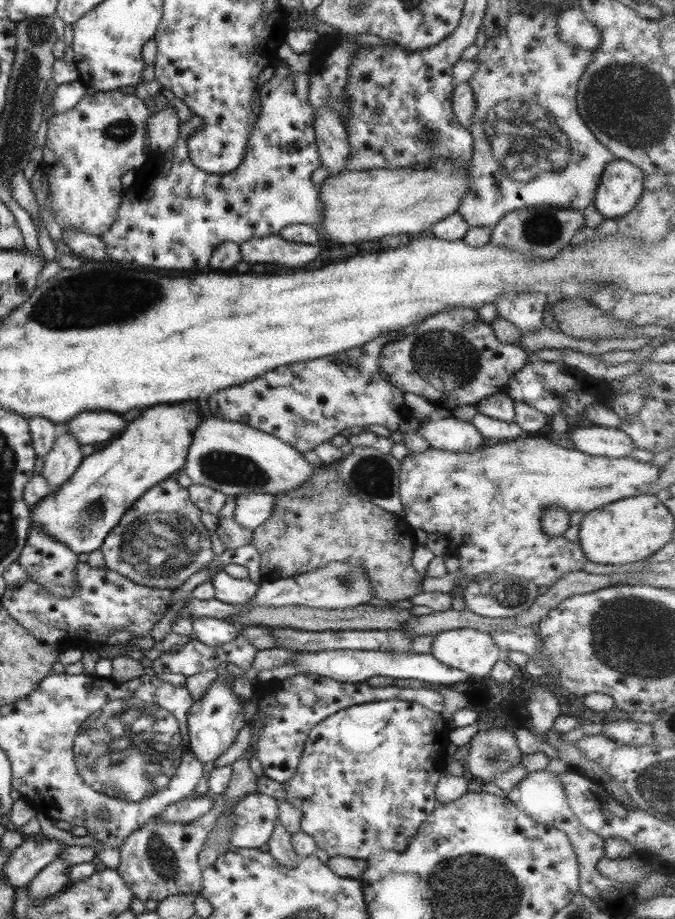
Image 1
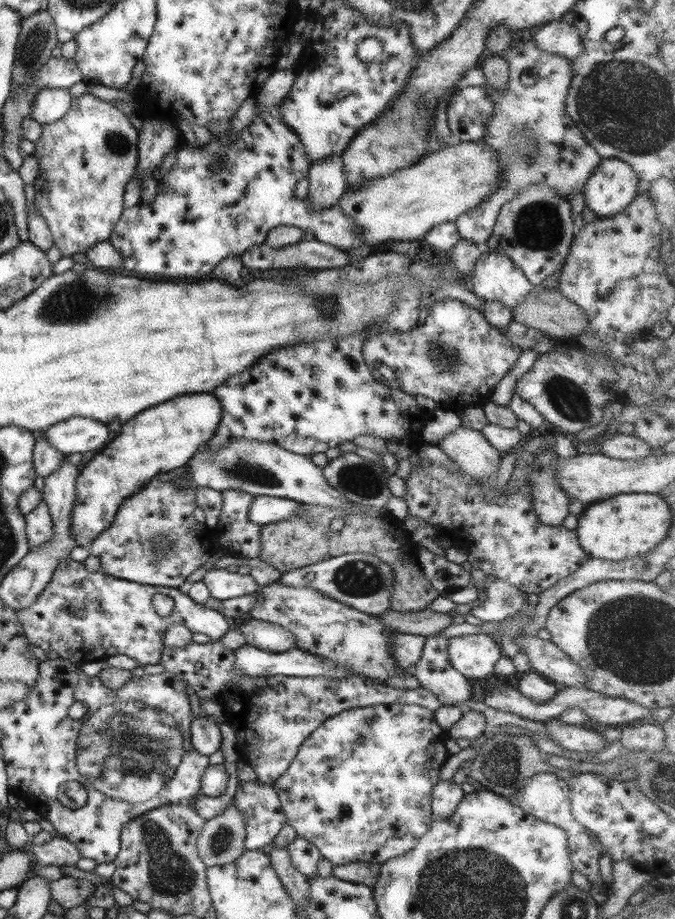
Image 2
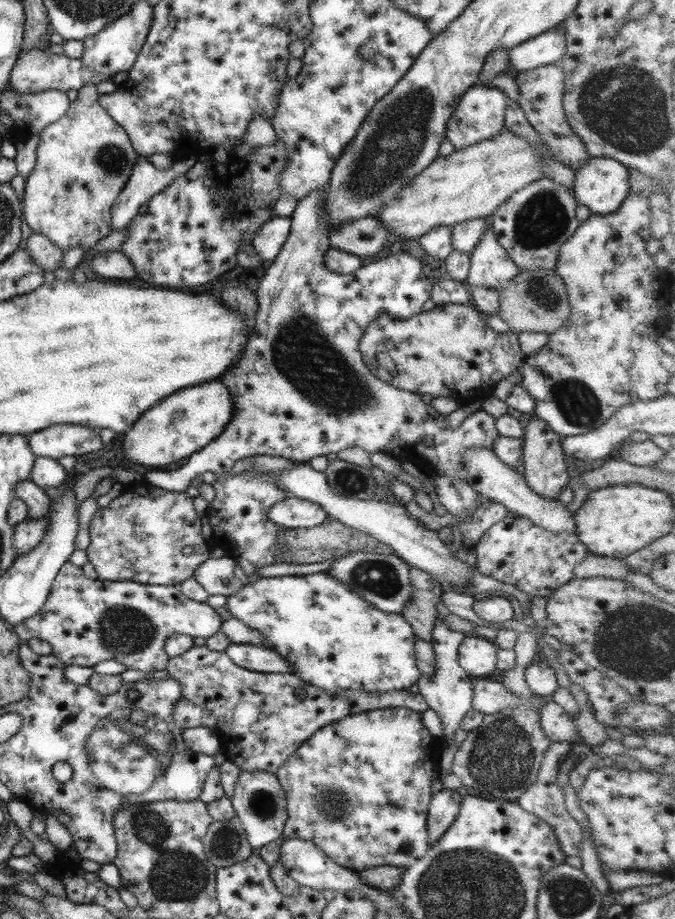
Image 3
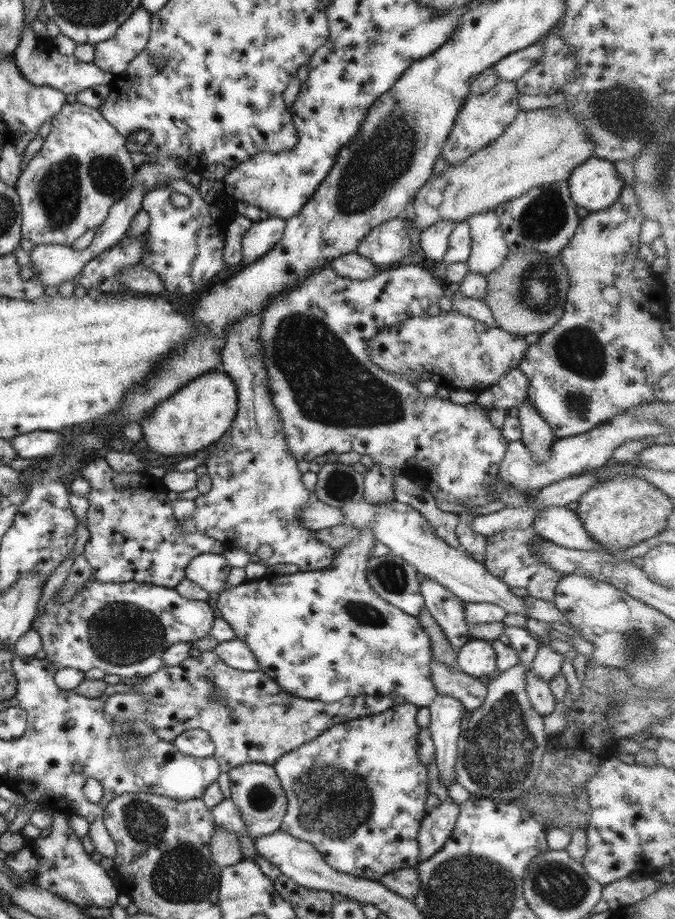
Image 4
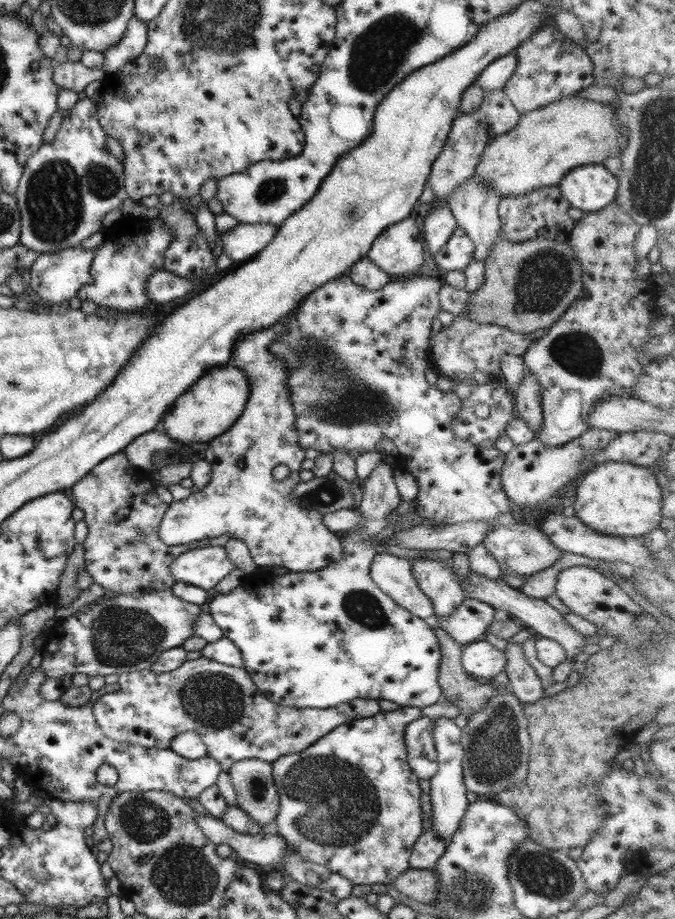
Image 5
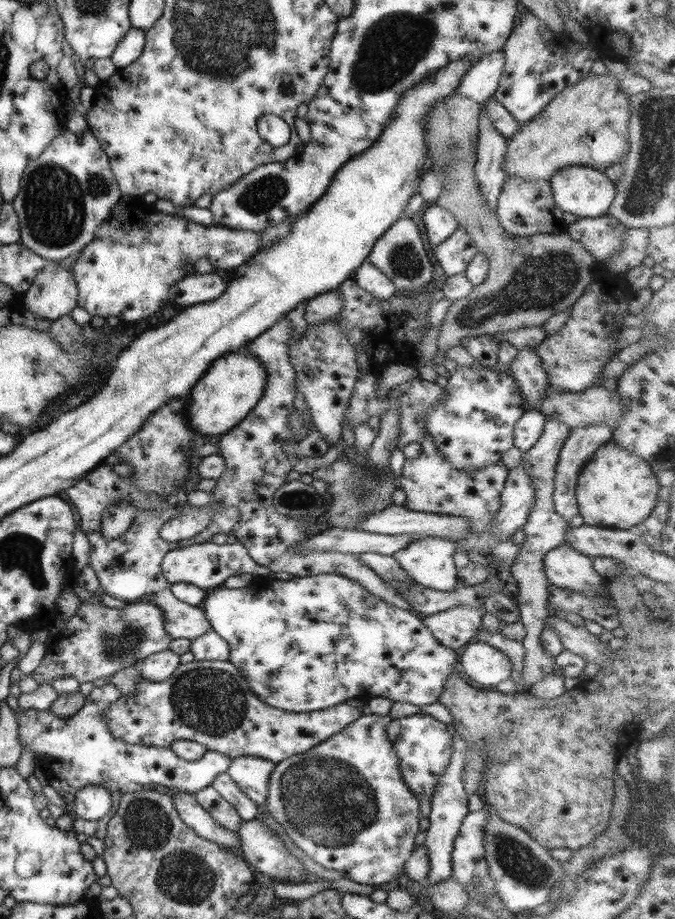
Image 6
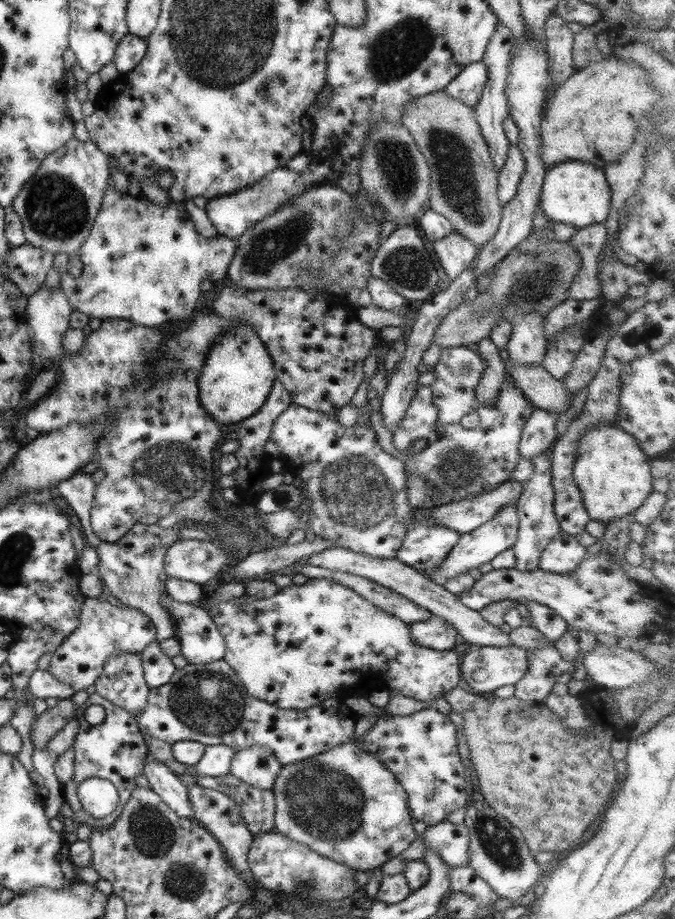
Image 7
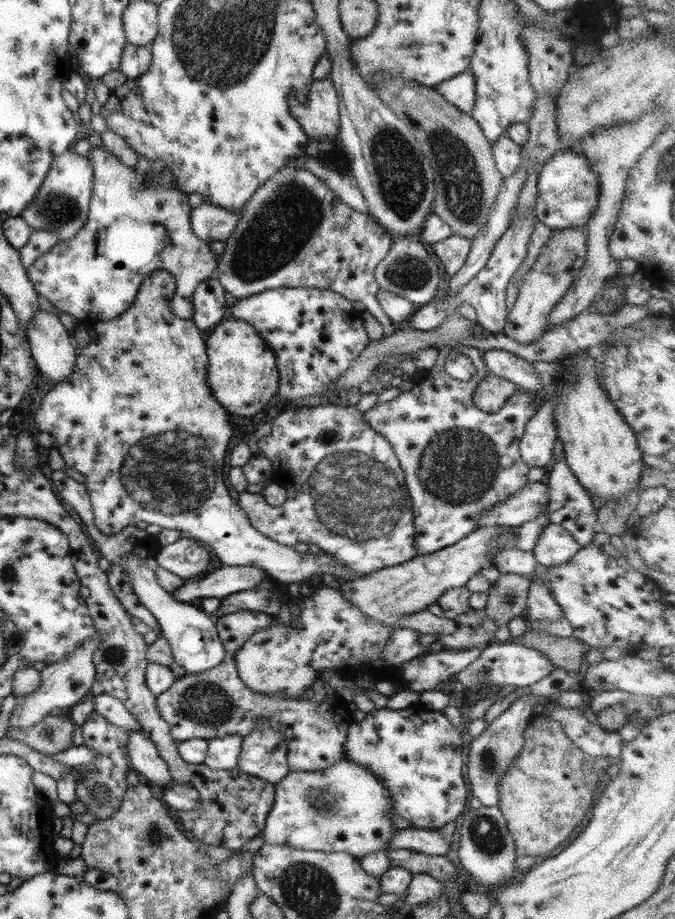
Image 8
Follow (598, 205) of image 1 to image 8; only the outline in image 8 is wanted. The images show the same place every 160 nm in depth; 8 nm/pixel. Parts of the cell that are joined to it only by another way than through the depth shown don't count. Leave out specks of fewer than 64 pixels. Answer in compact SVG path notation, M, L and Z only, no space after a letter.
M569 150L555 152L542 163L537 173L534 219L551 230L584 229L597 206L599 184L595 175L589 170L583 155Z

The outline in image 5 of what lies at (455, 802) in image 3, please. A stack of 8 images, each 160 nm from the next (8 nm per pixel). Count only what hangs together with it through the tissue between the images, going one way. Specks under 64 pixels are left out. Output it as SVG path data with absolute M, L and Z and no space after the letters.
M432 827L421 833L411 849L408 865L415 870L433 869L446 847Z

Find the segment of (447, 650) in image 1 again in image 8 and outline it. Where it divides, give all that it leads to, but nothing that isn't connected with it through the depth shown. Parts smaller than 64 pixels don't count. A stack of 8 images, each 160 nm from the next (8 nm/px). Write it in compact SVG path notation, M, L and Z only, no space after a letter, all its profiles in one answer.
M493 641L488 643L479 657L461 670L455 678L466 688L467 692L481 689L487 684L493 684L500 688L505 686L528 688L531 684L535 684L535 682L551 674L553 670L553 664L537 650L525 648L525 646L515 642Z

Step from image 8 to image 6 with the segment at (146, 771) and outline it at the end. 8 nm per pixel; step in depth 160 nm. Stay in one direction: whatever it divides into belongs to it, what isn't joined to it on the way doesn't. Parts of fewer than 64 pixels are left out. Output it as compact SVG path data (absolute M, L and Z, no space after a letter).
M171 789L171 803L185 826L197 833L197 836L218 844L221 848L239 852L240 840L235 832L229 832L214 824L214 820L201 809L191 793Z

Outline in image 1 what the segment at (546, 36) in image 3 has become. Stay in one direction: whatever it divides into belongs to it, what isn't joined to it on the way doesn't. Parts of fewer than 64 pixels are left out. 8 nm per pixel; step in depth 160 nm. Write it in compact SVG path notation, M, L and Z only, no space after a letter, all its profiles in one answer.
M580 7L565 9L556 16L556 35L565 44L593 50L600 41L598 30L585 20Z

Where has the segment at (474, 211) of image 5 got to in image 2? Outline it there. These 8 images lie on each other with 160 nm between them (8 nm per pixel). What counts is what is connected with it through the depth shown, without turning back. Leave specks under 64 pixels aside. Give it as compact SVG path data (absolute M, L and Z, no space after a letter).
M483 247L482 252L470 272L472 293L483 301L499 301L511 310L534 285L505 254Z

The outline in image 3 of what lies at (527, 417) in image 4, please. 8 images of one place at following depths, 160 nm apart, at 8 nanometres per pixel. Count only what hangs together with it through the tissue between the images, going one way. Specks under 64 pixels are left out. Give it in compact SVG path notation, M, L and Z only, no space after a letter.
M531 414L523 428L520 472L527 486L537 495L557 501L559 493L567 485L569 474L565 471L566 458L560 447L561 437L555 434L540 418Z

